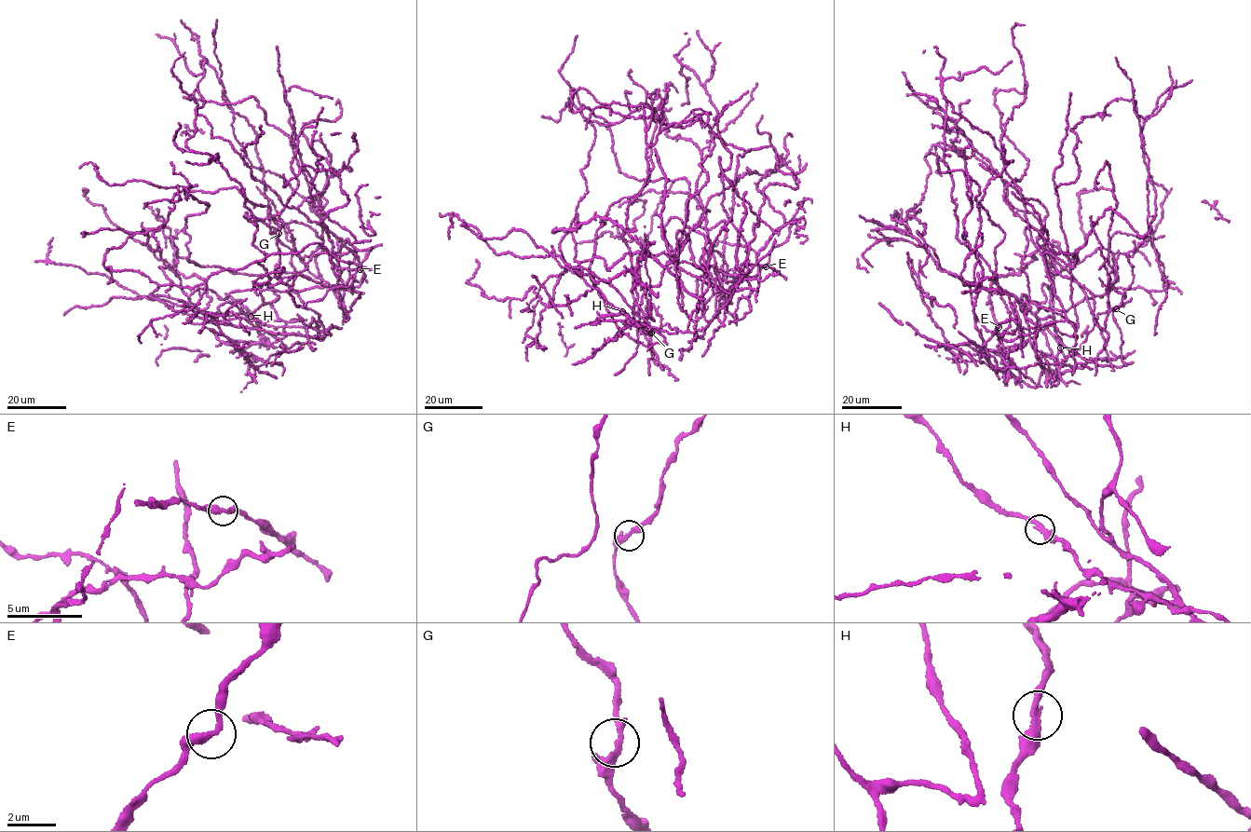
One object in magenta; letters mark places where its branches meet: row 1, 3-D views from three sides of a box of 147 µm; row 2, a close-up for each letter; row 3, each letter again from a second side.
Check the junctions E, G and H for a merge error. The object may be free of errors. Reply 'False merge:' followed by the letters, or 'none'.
False merge: none

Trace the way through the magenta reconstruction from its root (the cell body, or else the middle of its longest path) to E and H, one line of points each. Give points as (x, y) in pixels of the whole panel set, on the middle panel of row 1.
E: (661, 252), (673, 258), (686, 272), (731, 293), (739, 290), (738, 278), (747, 262), (765, 266)
H: (661, 252), (626, 253), (607, 269), (603, 258), (579, 263), (586, 283), (622, 311)

